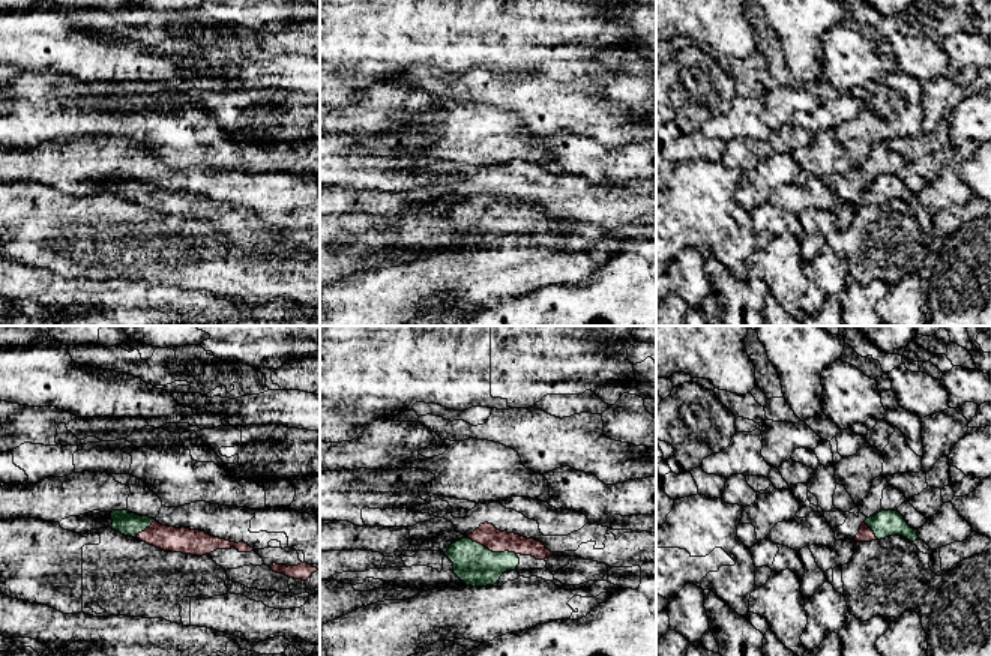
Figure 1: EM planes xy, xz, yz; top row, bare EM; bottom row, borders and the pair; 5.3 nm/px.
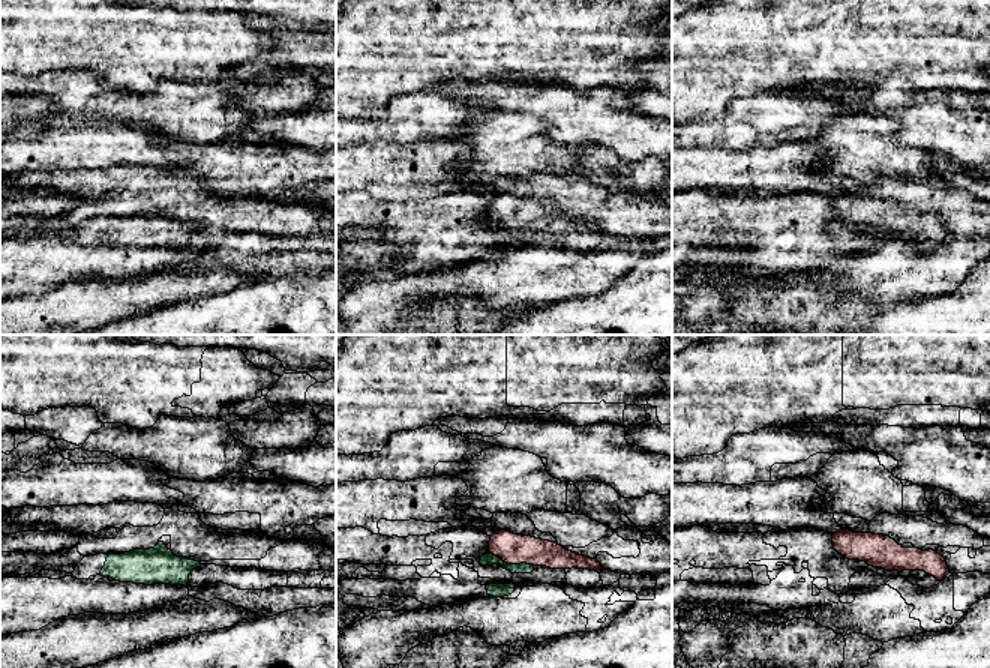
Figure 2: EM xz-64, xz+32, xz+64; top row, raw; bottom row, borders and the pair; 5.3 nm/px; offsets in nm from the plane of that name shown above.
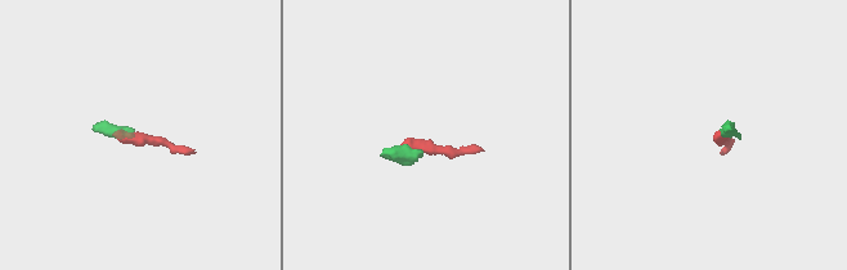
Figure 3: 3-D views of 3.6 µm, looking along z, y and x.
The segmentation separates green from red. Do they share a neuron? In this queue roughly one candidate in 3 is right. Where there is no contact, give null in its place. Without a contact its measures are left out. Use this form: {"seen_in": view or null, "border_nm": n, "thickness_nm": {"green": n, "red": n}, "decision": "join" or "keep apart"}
{"seen_in": "xz", "border_nm": 280, "thickness_nm": {"green": 220, "red": 120}, "decision": "join"}

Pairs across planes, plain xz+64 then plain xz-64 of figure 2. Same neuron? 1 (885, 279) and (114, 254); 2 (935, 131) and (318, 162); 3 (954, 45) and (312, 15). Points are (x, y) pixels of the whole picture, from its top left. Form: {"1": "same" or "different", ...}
{"1": "different", "2": "different", "3": "different"}

